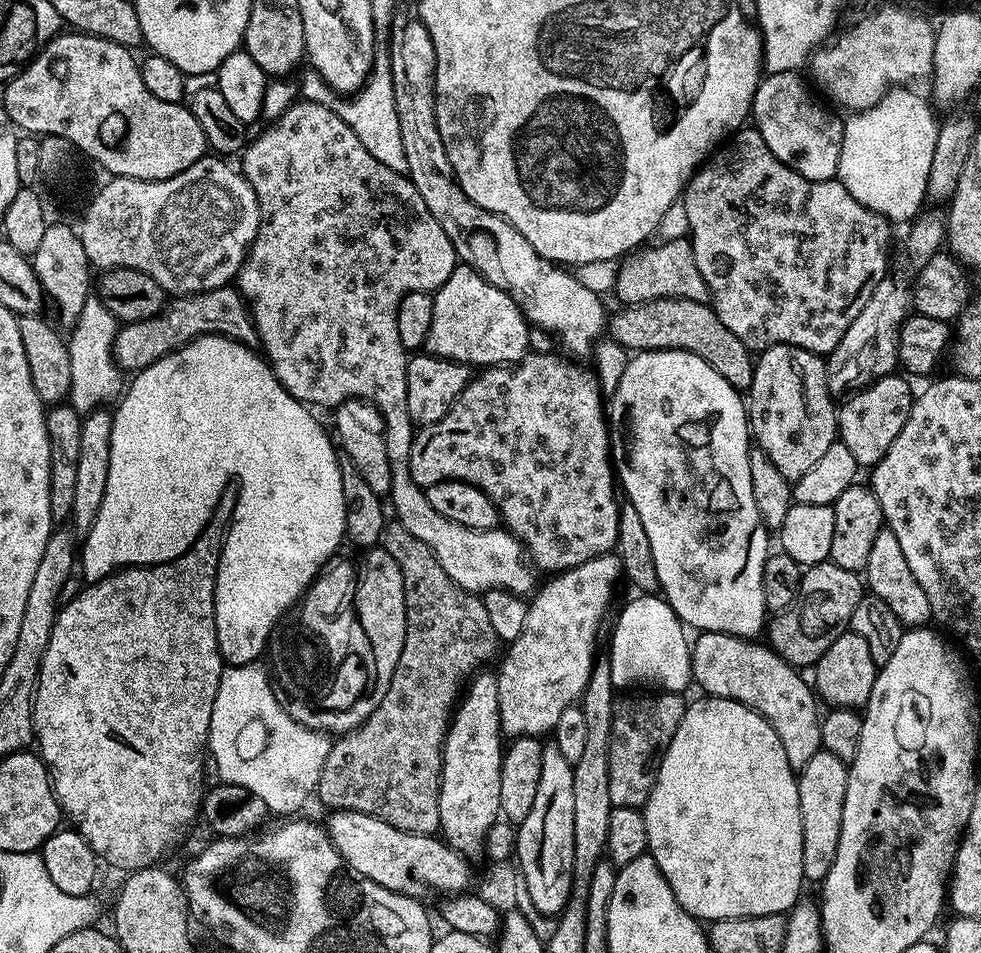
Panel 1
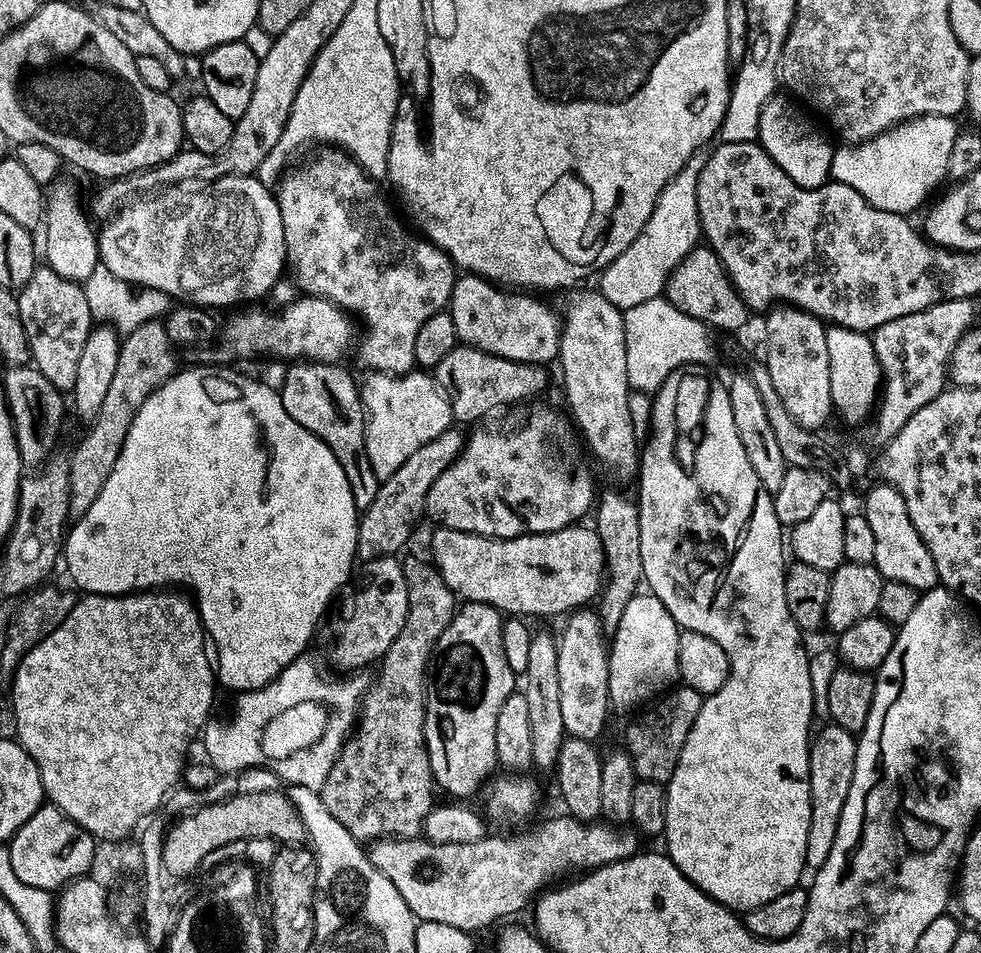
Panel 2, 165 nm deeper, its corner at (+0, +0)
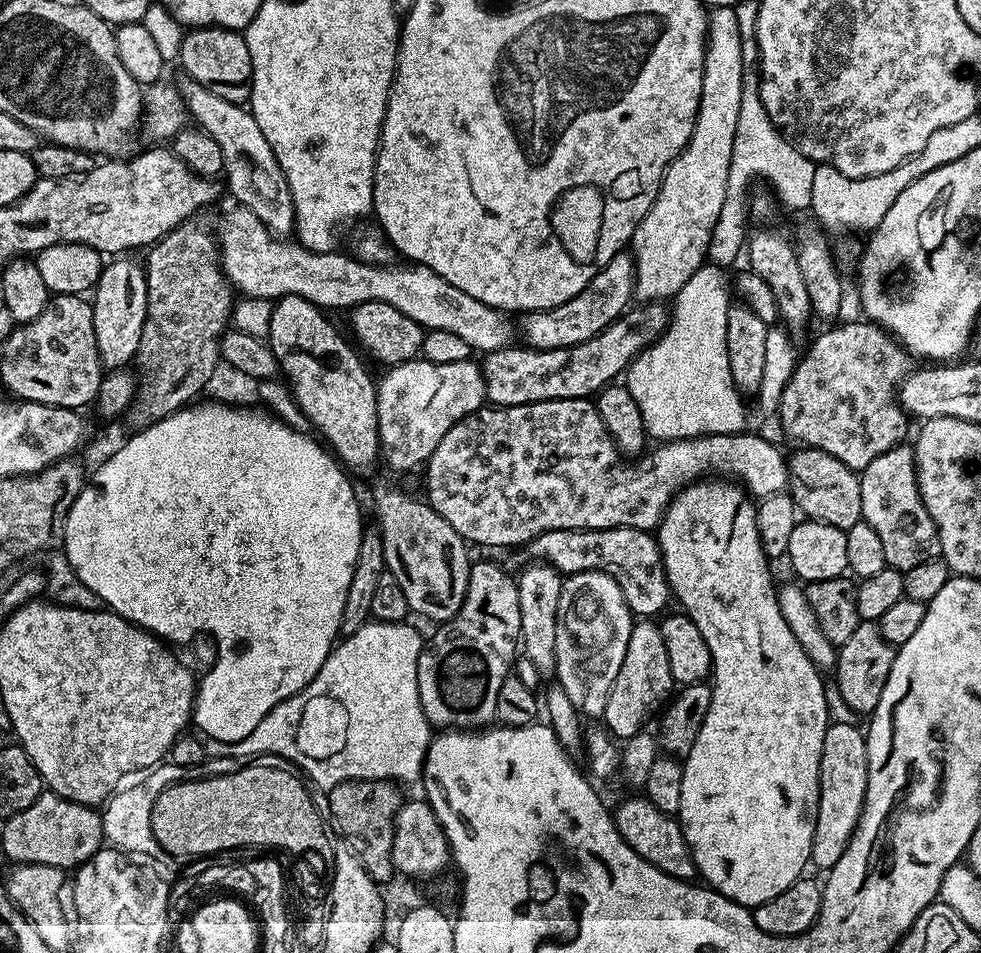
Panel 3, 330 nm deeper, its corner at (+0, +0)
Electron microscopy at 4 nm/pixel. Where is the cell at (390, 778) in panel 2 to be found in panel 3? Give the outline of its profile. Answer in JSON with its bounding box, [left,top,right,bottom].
[328,780,404,884]

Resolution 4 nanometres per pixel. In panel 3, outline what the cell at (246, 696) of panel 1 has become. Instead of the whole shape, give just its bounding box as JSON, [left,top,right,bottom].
[219,619,434,790]

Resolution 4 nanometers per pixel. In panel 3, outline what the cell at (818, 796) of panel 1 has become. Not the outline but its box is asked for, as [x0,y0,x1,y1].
[811,723,868,870]

